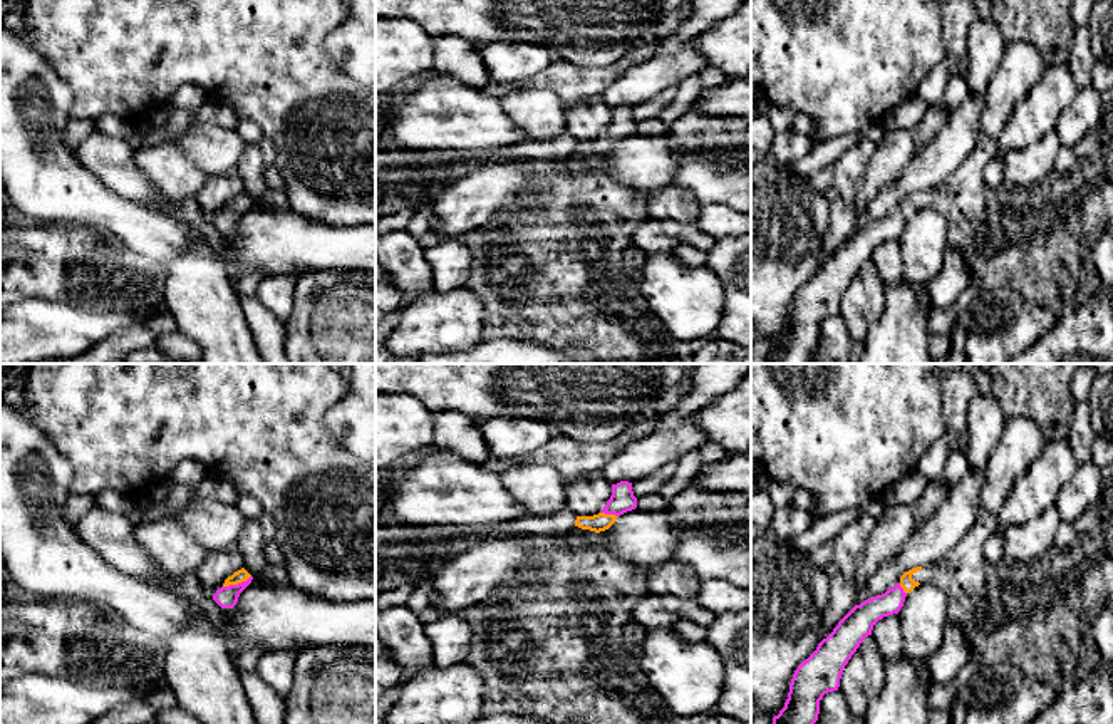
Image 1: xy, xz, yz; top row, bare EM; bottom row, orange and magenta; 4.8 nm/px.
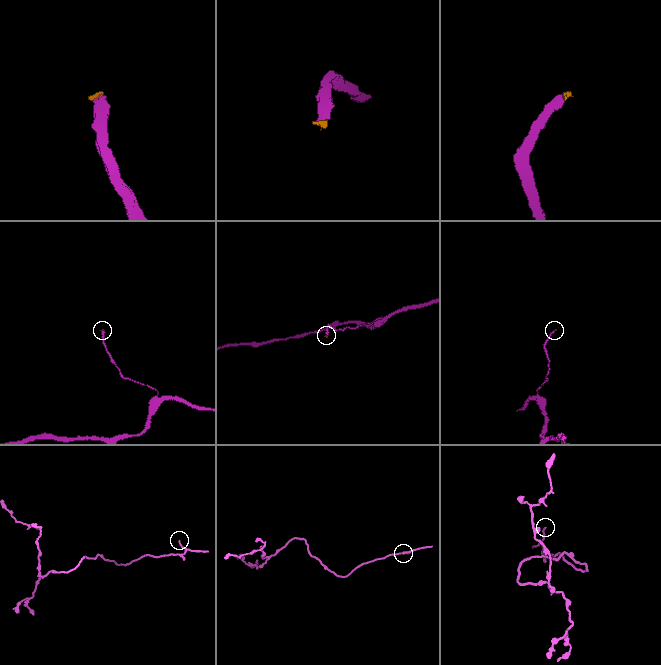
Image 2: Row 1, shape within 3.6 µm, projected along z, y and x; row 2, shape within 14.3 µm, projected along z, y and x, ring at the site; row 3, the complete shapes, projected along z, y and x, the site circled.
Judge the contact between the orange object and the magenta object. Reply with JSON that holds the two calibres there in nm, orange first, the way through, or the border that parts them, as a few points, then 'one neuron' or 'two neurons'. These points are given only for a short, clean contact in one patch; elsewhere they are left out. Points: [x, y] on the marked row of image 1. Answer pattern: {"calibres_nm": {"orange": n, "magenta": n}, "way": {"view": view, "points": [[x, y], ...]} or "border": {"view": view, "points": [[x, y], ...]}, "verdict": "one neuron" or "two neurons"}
{"calibres_nm": {"orange": 60, "magenta": 110}, "way": {"view": "xy", "points": [[242, 575], [237, 584], [227, 597]]}, "verdict": "one neuron"}

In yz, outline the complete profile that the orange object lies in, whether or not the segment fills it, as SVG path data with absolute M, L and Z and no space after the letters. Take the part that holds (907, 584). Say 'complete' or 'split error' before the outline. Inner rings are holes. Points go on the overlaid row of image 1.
split error; M937 563L905 571L885 593L855 605L793 674L788 699L773 724L815 724L820 701L838 690L845 665L883 617L898 613L905 597L919 585L935 580Z

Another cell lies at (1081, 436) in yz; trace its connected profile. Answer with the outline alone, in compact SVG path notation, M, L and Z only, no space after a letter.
M1076 402L1073 424L1069 429L1068 442L1073 447L1074 458L1079 464L1091 461L1091 447L1096 432L1091 426L1091 411L1088 402Z

